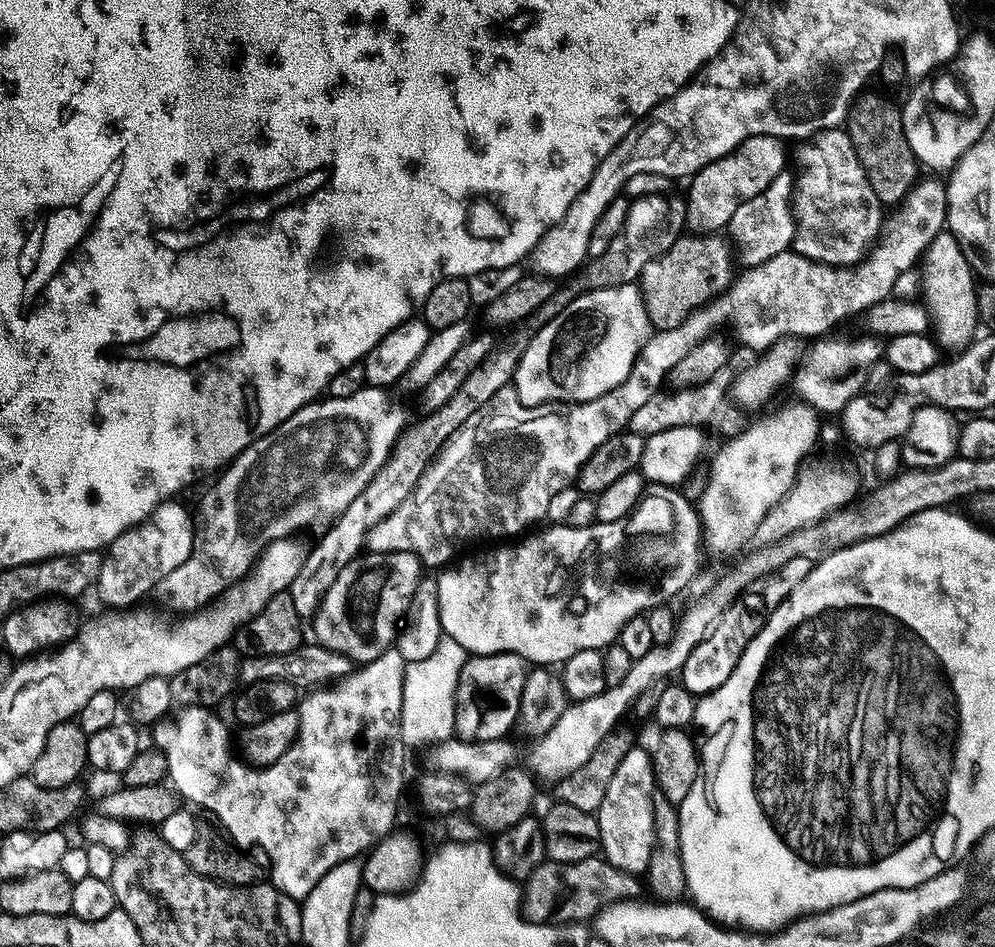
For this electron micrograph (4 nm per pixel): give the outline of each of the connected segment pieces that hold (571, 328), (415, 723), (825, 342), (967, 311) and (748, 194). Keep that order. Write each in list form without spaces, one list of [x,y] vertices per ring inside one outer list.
[[[635,283],[619,284],[613,288],[592,288],[587,290],[581,296],[573,295],[569,302],[558,315],[553,316],[550,322],[543,324],[541,328],[535,329],[531,333],[528,345],[524,351],[520,353],[520,361],[516,367],[516,375],[514,377],[514,387],[516,396],[526,406],[538,406],[539,404],[555,404],[559,402],[561,405],[581,404],[582,402],[590,402],[594,398],[602,398],[602,394],[606,394],[610,390],[614,390],[614,386],[618,386],[622,382],[626,382],[626,378],[630,374],[630,370],[634,366],[634,362],[638,358],[638,354],[642,350],[642,346],[648,341],[648,337],[652,335],[654,329],[648,323],[648,315],[646,314],[646,306],[644,299],[640,293],[639,287]]]
[[[444,636],[433,652],[422,662],[408,664],[404,669],[400,737],[405,745],[420,748],[423,744],[440,746],[453,739],[456,730],[456,687],[462,674],[466,653],[454,638]]]
[[[820,338],[815,341],[812,349],[807,349],[802,363],[794,373],[794,385],[801,401],[809,408],[816,409],[817,413],[833,412],[839,414],[844,411],[844,407],[850,402],[850,398],[861,395],[865,391],[864,379],[868,376],[868,367],[876,360],[876,355],[881,355],[882,344],[879,339],[872,340],[828,340],[832,338]]]
[[[952,232],[938,233],[920,260],[921,293],[928,309],[937,341],[948,346],[965,345],[978,328],[974,272]]]
[[[751,136],[730,154],[710,162],[697,172],[691,177],[689,184],[692,185],[686,195],[684,218],[687,227],[696,234],[716,234],[727,229],[739,204],[761,194],[780,172],[785,171],[784,148],[785,141],[779,136]]]

